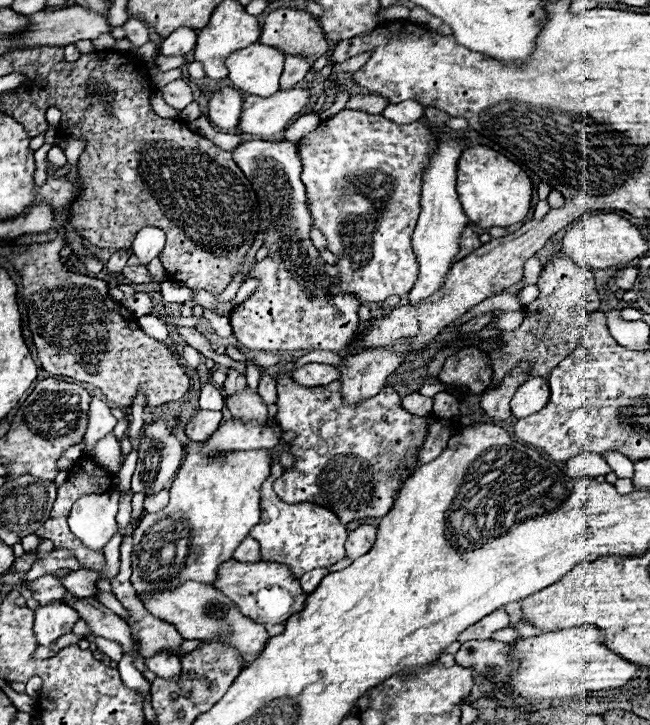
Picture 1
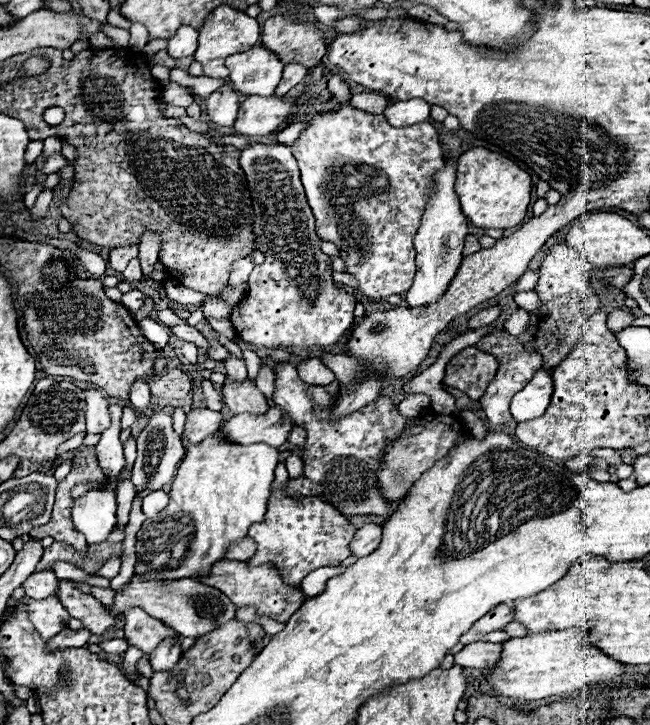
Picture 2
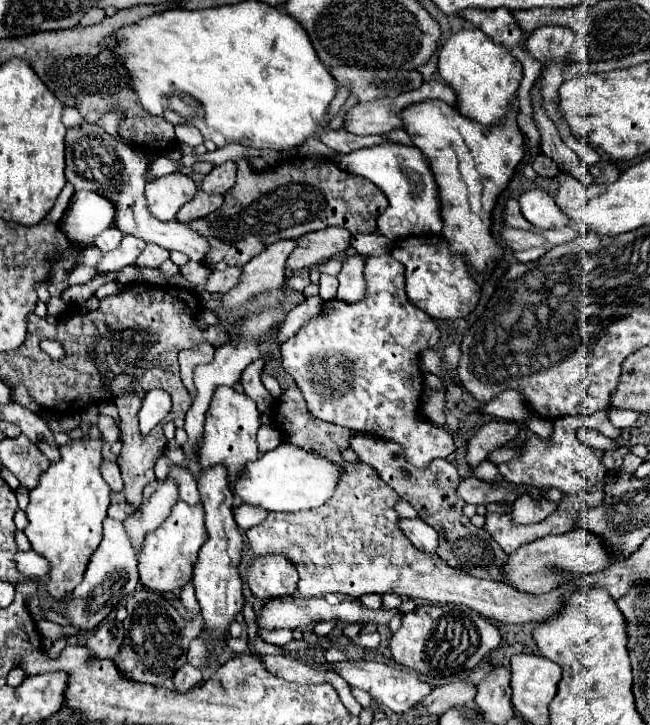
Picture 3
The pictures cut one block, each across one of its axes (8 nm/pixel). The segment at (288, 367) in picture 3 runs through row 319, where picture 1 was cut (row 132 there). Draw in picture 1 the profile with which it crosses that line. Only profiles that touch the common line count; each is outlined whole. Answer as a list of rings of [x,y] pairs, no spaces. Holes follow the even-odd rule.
[[[344,108],[324,120],[320,128],[298,142],[302,158],[302,182],[310,196],[310,212],[316,226],[324,232],[328,250],[338,258],[338,278],[330,284],[332,296],[354,296],[362,302],[382,302],[388,296],[404,296],[418,280],[418,262],[412,252],[412,232],[420,214],[420,178],[428,154],[436,148],[432,130],[422,124],[394,124],[382,114],[366,114]]]

